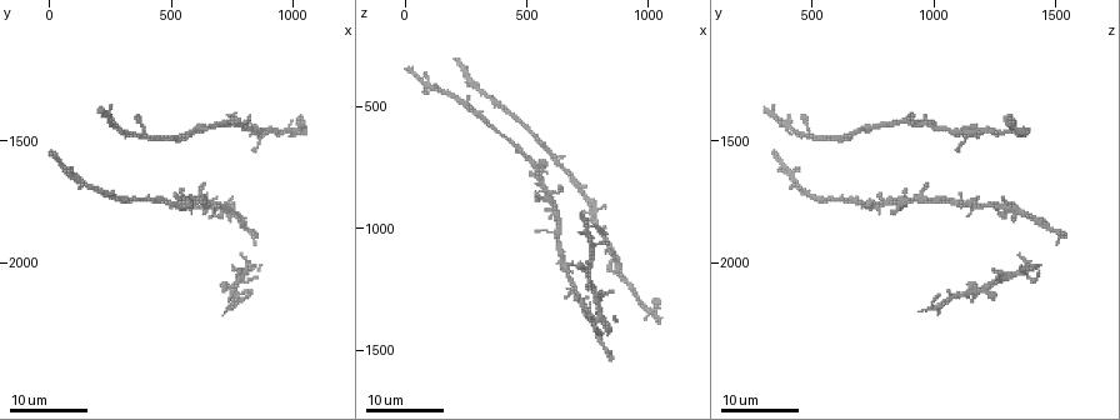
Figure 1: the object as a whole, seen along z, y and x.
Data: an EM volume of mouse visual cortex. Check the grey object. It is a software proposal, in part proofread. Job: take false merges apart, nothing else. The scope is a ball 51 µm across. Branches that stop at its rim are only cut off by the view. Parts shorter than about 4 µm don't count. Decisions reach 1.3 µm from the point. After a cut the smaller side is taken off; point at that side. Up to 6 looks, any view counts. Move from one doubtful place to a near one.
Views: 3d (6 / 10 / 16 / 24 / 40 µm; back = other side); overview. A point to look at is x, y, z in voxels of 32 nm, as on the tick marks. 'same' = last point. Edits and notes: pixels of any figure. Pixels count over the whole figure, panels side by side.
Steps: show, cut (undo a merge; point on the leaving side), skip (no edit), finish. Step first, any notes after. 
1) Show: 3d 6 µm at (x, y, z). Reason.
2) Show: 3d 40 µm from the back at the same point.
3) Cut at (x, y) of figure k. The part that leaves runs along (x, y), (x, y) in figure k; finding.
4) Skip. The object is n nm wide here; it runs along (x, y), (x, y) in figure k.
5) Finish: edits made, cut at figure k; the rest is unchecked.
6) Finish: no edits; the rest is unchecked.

Show: 3d 24 µm at (350, 1730, 590). Sudden change in width.

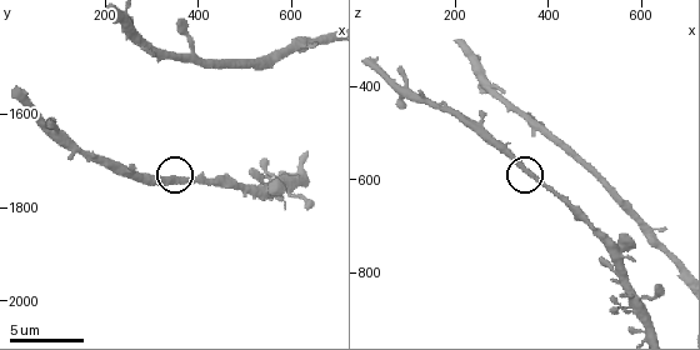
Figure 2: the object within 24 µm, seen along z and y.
Show: 3d 6 µm at (360, 1745, 590).

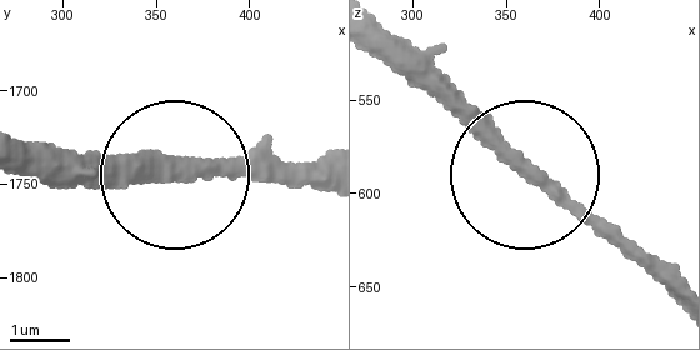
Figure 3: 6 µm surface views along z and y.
Skip. It runs along (324, 191), (264, 176), (30, 176) in figure 3; one cell here.

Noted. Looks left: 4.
Show: 3d 16 µm at (245, 1720, 480).

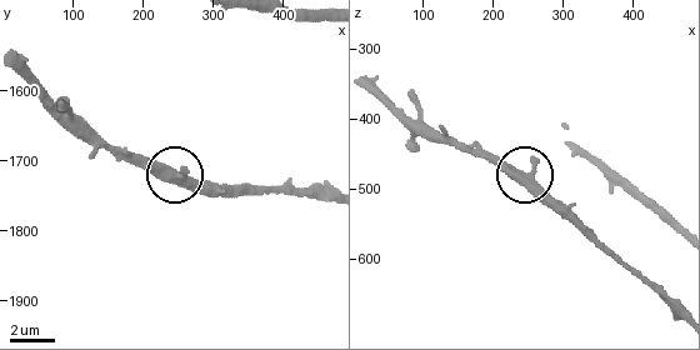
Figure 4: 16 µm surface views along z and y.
Skip. The object is 490 nm wide here; continuous, no second cell.

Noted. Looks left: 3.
Show: 3d 10 µm at (325, 1475, 440).

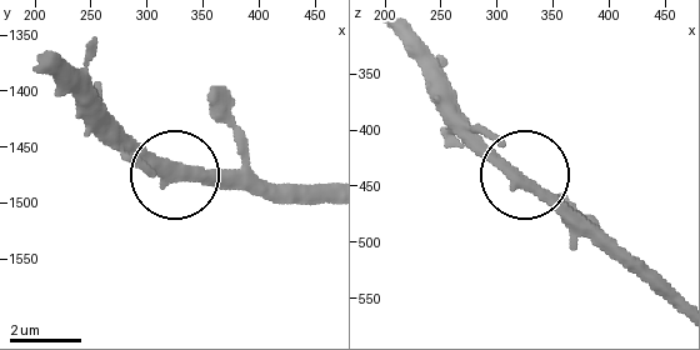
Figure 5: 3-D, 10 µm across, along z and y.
Skip. The object is 380 nm wide here; all the same cell.

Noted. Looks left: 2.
Finish: no edits; the rest is unchecked.

